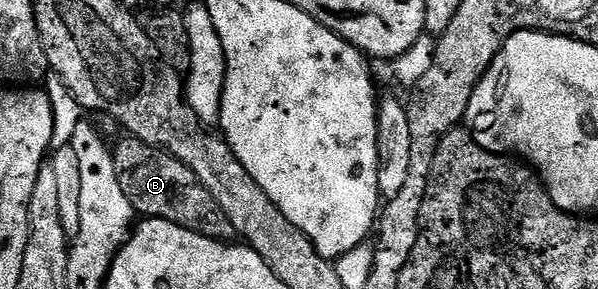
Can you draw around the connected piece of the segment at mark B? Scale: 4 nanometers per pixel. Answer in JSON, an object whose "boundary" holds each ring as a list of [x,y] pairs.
{"boundary":[[[124,139],[118,142],[117,148],[115,144],[112,154],[115,174],[119,174],[119,186],[123,186],[123,194],[127,194],[134,213],[178,224],[212,240],[229,242],[234,239],[235,233],[227,214],[223,214],[219,202],[211,198],[191,169],[160,148],[152,148],[141,140]]]}

